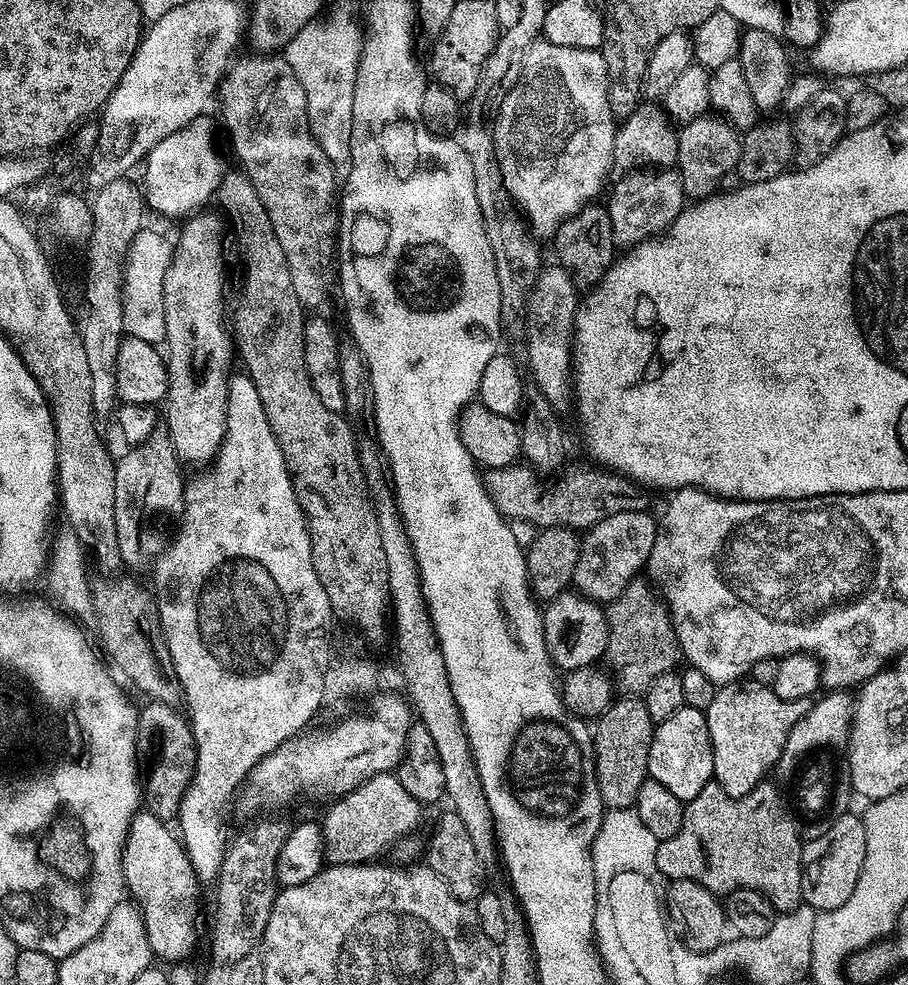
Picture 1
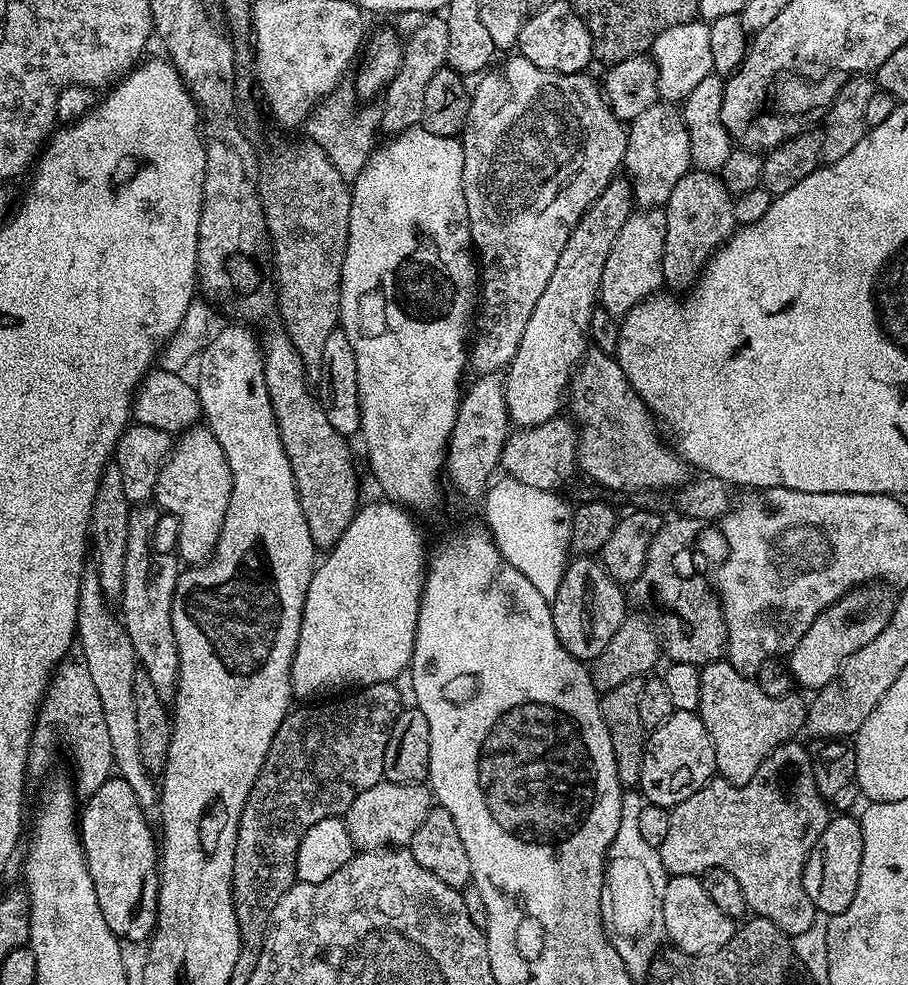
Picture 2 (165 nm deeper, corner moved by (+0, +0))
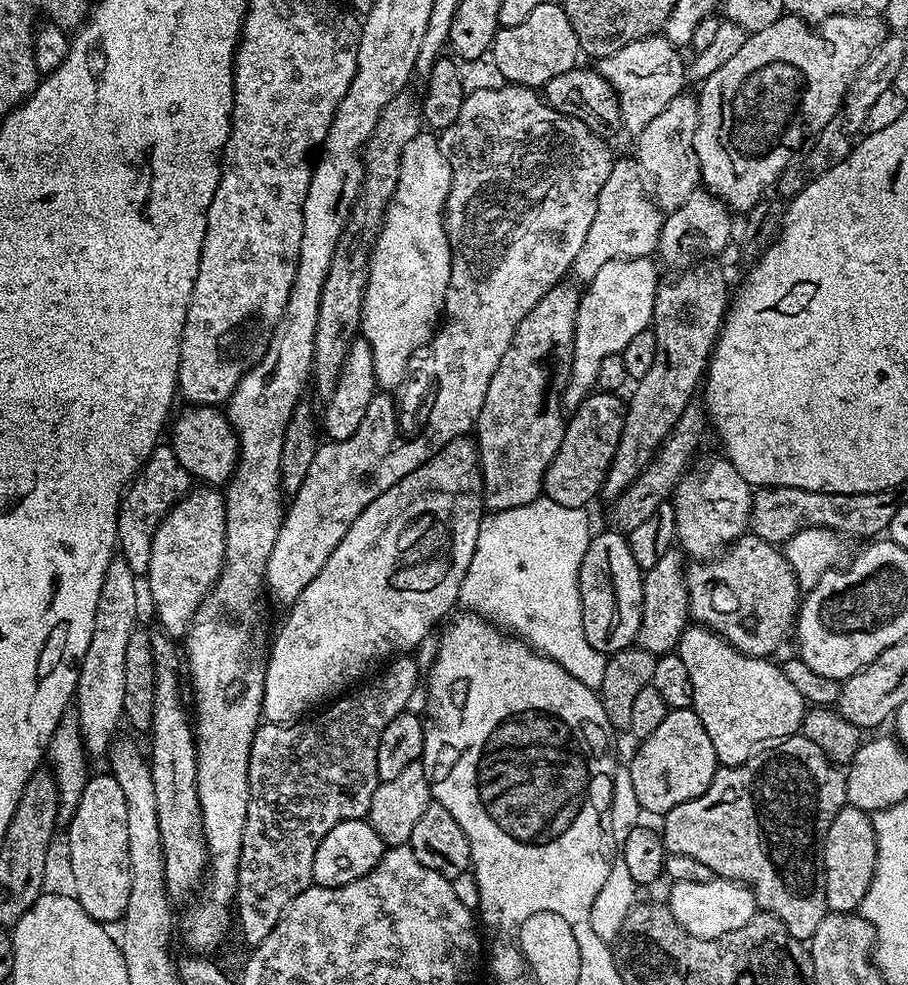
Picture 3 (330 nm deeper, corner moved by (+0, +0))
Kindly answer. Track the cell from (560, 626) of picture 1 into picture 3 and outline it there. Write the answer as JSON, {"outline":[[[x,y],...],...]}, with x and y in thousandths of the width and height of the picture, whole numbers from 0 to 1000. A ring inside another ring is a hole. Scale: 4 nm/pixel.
{"outline":[[[682,538],[669,539],[657,539],[645,554],[639,580],[639,610],[645,652],[654,660],[673,664],[700,654],[707,631],[709,581],[698,571],[698,562],[694,562],[691,543]]]}

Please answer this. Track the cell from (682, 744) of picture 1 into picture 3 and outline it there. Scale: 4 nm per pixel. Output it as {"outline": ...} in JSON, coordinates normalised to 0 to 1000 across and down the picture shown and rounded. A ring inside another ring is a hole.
{"outline":[[[741,719],[729,729],[725,741],[716,745],[716,749],[704,752],[700,764],[696,773],[691,777],[694,782],[694,790],[698,793],[698,806],[703,806],[703,814],[710,825],[724,824],[730,826],[742,818],[751,818],[751,814],[760,814],[760,810],[769,810],[782,798],[789,781],[789,766],[786,756],[782,754],[782,745],[778,745],[778,737],[773,737],[773,729],[762,719]]]}

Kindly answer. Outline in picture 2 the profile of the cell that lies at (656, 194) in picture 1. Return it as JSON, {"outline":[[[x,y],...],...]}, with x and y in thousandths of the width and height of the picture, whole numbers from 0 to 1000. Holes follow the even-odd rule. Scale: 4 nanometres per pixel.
{"outline":[[[700,213],[681,234],[676,250],[672,250],[672,262],[663,274],[660,312],[666,313],[675,323],[685,323],[698,311],[716,301],[724,299],[731,288],[729,278],[729,254],[733,250],[733,221],[727,213]]]}

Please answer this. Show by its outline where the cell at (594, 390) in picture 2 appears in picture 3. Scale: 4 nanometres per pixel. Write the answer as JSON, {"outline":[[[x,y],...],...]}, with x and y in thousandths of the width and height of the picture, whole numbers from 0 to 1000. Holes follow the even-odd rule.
{"outline":[[[801,465],[784,467],[776,475],[771,475],[768,479],[762,477],[750,483],[738,508],[744,515],[744,548],[748,555],[762,566],[780,566],[803,555],[814,544],[820,543],[825,535],[829,503],[829,492],[824,491],[822,485],[813,481],[813,477],[808,477],[805,467]]]}

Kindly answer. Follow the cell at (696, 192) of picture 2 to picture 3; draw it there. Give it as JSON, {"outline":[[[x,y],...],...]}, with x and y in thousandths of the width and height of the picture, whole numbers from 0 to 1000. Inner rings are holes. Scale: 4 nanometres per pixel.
{"outline":[[[763,266],[744,278],[737,288],[728,287],[720,303],[720,319],[716,330],[716,340],[720,346],[720,356],[713,366],[714,375],[709,383],[700,390],[696,403],[691,403],[687,416],[687,431],[685,445],[678,454],[676,465],[670,474],[665,492],[661,495],[660,507],[673,510],[681,506],[718,470],[718,464],[727,458],[740,434],[751,424],[751,416],[763,409],[767,393],[772,393],[780,376],[780,366],[784,364],[784,355],[789,351],[789,343],[793,340],[793,333],[797,330],[797,319],[802,316],[804,296],[802,301],[802,284],[797,276],[789,268],[771,268]]]}

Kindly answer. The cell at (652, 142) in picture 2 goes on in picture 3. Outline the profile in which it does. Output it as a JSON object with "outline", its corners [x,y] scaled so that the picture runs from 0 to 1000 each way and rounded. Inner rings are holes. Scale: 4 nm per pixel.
{"outline":[[[680,161],[672,173],[672,181],[667,181],[667,186],[659,197],[654,225],[650,225],[645,246],[641,246],[637,262],[632,262],[629,279],[635,280],[633,281],[635,285],[646,286],[673,264],[693,264],[696,260],[717,261],[724,255],[732,220],[732,216],[728,215],[721,202],[716,198],[710,180],[699,161]]]}

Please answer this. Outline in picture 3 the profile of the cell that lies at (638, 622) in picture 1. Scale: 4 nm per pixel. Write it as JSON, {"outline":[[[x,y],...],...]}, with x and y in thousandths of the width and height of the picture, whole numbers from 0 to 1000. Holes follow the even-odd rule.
{"outline":[[[827,542],[814,544],[787,566],[759,572],[753,586],[758,596],[758,620],[761,628],[768,635],[790,642],[817,664],[850,668],[854,667],[854,662],[859,662],[867,656],[868,650],[870,654],[883,612],[883,598],[870,571],[856,553]]]}

